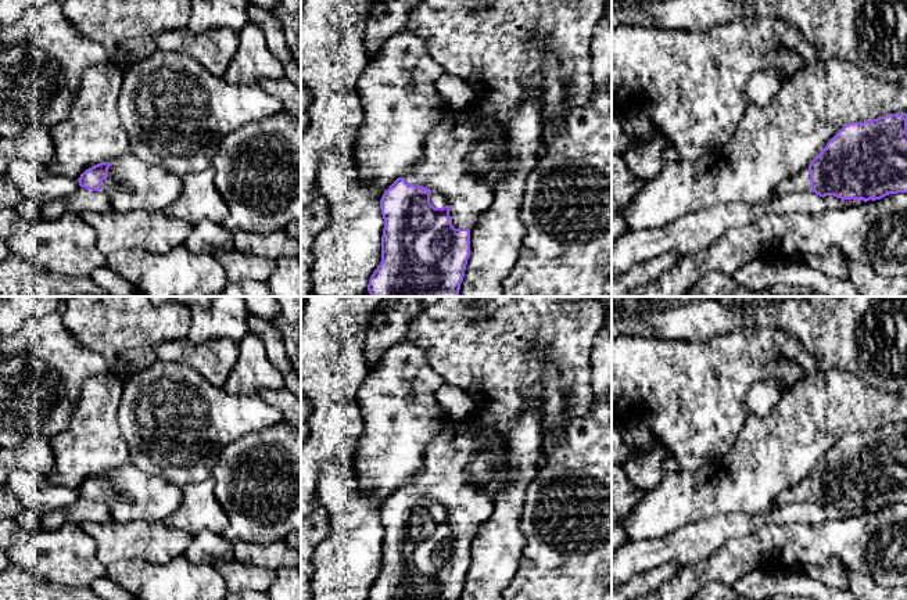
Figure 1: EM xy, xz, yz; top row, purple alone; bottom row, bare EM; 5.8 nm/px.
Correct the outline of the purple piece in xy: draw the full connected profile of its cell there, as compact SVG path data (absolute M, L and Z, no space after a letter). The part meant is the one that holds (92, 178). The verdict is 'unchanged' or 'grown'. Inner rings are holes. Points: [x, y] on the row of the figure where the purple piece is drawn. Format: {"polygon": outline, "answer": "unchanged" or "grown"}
{"polygon": "M132 152L123 154L115 162L101 162L86 169L78 179L79 186L92 191L104 191L111 200L112 209L116 212L140 212L140 211L165 211L175 202L182 190L182 177L166 170L165 168L153 166L143 162Z", "answer": "grown"}

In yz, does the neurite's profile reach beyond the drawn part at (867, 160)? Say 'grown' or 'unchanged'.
grown

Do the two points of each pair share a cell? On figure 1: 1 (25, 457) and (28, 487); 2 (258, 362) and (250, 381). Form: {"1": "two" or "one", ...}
{"1": "two", "2": "one"}

